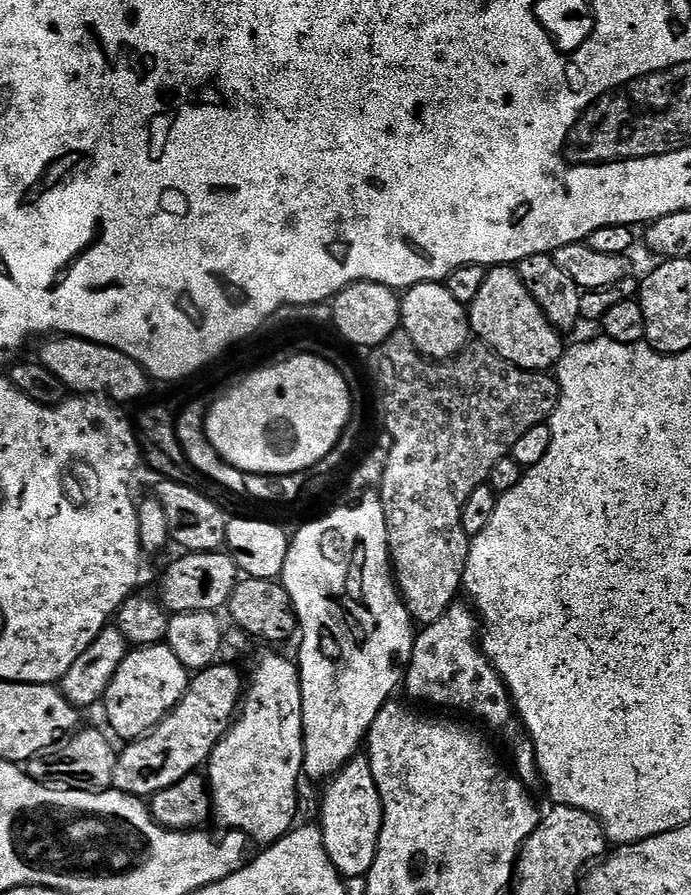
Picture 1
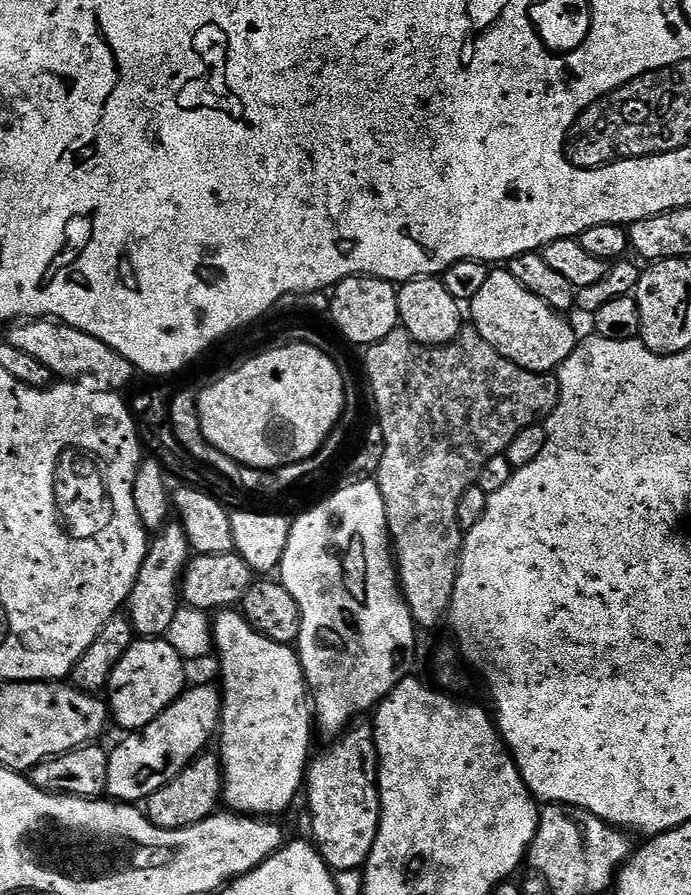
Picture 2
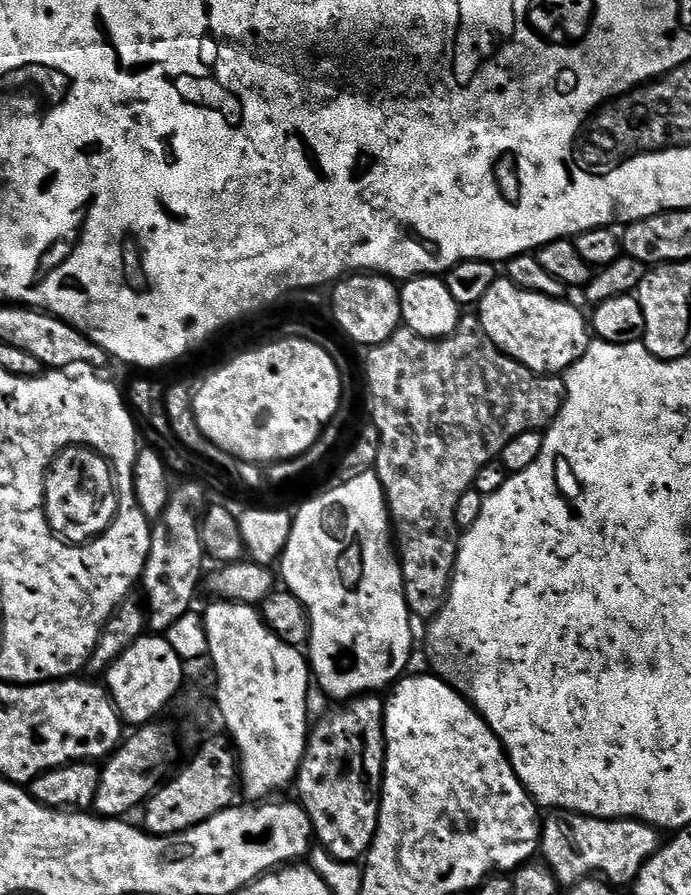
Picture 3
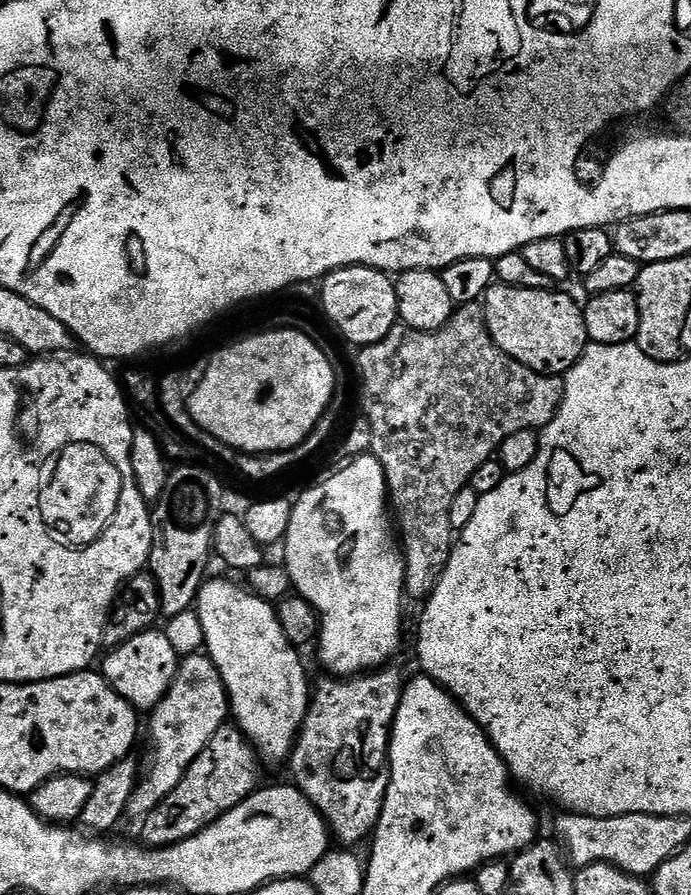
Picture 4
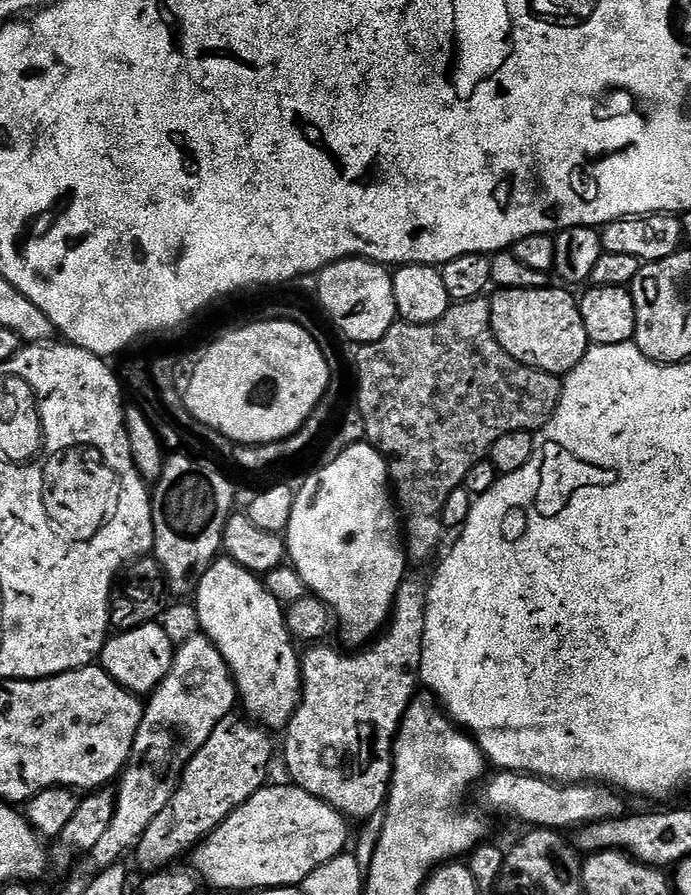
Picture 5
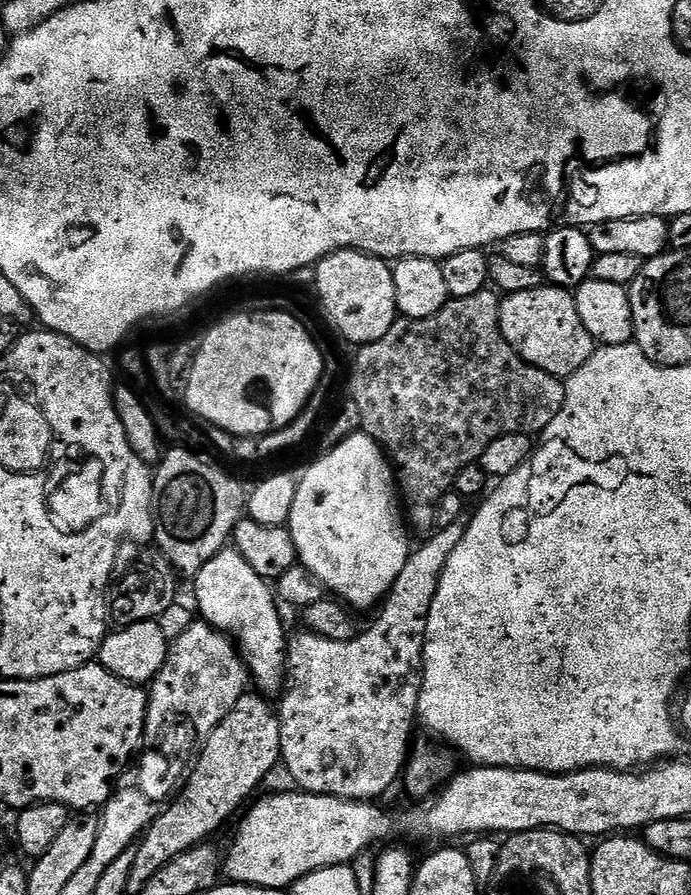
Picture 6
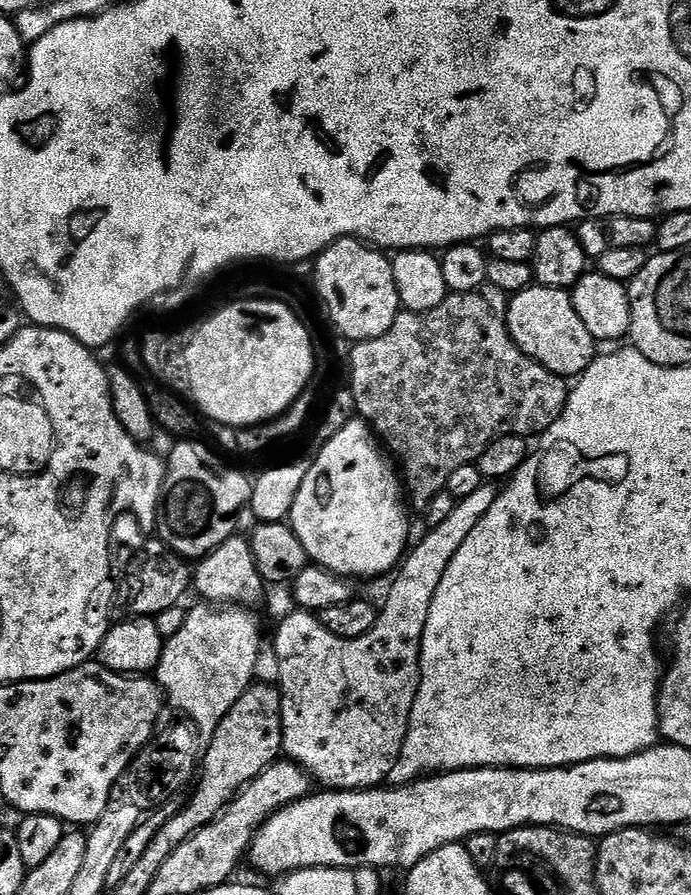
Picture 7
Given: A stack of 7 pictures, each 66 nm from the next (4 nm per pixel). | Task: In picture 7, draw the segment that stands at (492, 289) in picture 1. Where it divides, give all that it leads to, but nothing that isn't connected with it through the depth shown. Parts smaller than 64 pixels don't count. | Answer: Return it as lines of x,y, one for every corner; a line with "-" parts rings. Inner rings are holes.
533,286
515,293
508,301
508,329
530,359
565,378
581,376
598,355
598,341
578,318
571,291
562,288

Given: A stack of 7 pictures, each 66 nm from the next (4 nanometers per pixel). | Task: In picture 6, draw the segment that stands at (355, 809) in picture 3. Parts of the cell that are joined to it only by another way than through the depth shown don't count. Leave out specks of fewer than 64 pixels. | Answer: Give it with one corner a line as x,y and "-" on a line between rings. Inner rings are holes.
463,523
455,524
454,526
446,526
445,528
433,531
428,541
425,542
421,548
413,547
408,554
408,561
406,566
402,566
402,574
398,574
398,578
394,578
394,586
390,589
387,596
384,597
382,603
379,605
378,611
375,613
376,621
372,625
365,627
359,636
355,636
352,640
331,640
330,638
322,638
318,634
307,630
300,630
300,633
295,637
294,635
288,641
288,666
286,669
286,687
283,689
282,697
284,701
278,704
278,715
280,718
280,733
282,734
282,742
280,743
280,758
282,761
282,768
292,775
292,780
297,789
302,792
312,792
316,796
336,796
340,800
363,800
365,802
376,802
381,798
383,792
388,792
392,788
392,783
401,779
402,773
406,767
406,761
410,756
410,745
412,740
412,724
414,728
414,721
416,720
416,707
418,706
418,698
420,697
420,687
424,684
424,639
426,638
426,622
430,618
430,606
434,602
434,594
438,590
438,582
442,578
442,570
446,570
446,562
450,562
450,554
454,554
454,546
458,546
458,542
462,542
464,537
465,525

